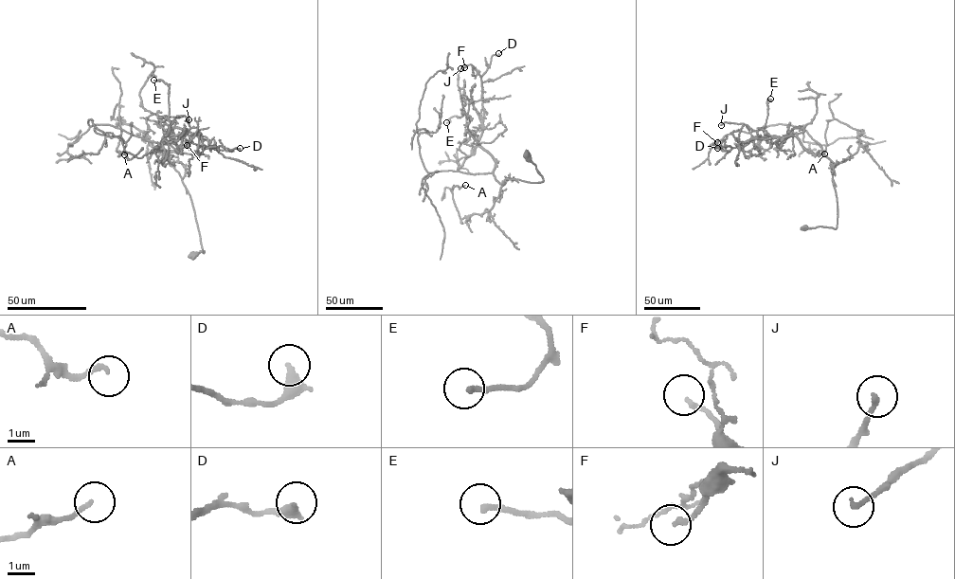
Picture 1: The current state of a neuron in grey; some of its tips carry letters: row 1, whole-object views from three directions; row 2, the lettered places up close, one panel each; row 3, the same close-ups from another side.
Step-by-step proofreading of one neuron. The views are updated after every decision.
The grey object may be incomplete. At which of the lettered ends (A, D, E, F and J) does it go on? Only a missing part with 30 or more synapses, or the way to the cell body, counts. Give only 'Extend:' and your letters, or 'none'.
Extend: none

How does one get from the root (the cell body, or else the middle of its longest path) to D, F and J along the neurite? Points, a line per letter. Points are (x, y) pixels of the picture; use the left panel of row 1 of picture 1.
D: (193, 255), (204, 251), (190, 196), (168, 157), (179, 150), (172, 129), (200, 135), (203, 149), (240, 148)
F: (193, 255), (204, 251), (190, 196), (168, 157), (179, 150), (172, 129), (200, 135), (201, 153), (187, 145)
J: (193, 255), (204, 251), (190, 196), (168, 157), (179, 150), (171, 128), (162, 141), (176, 116), (189, 119)

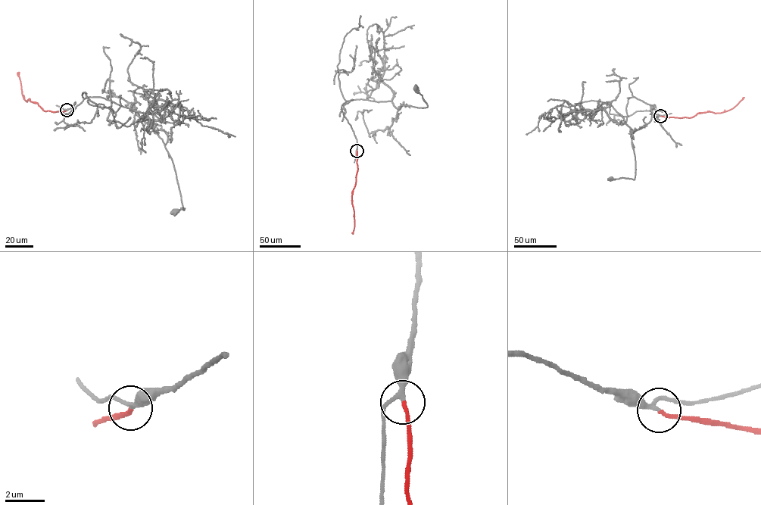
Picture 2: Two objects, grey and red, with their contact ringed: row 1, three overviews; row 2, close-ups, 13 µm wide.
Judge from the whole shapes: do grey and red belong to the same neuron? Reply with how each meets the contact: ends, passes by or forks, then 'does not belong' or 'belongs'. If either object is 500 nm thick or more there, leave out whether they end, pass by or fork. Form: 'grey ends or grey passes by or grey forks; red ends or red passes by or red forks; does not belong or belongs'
grey passes by; red ends; belongs

